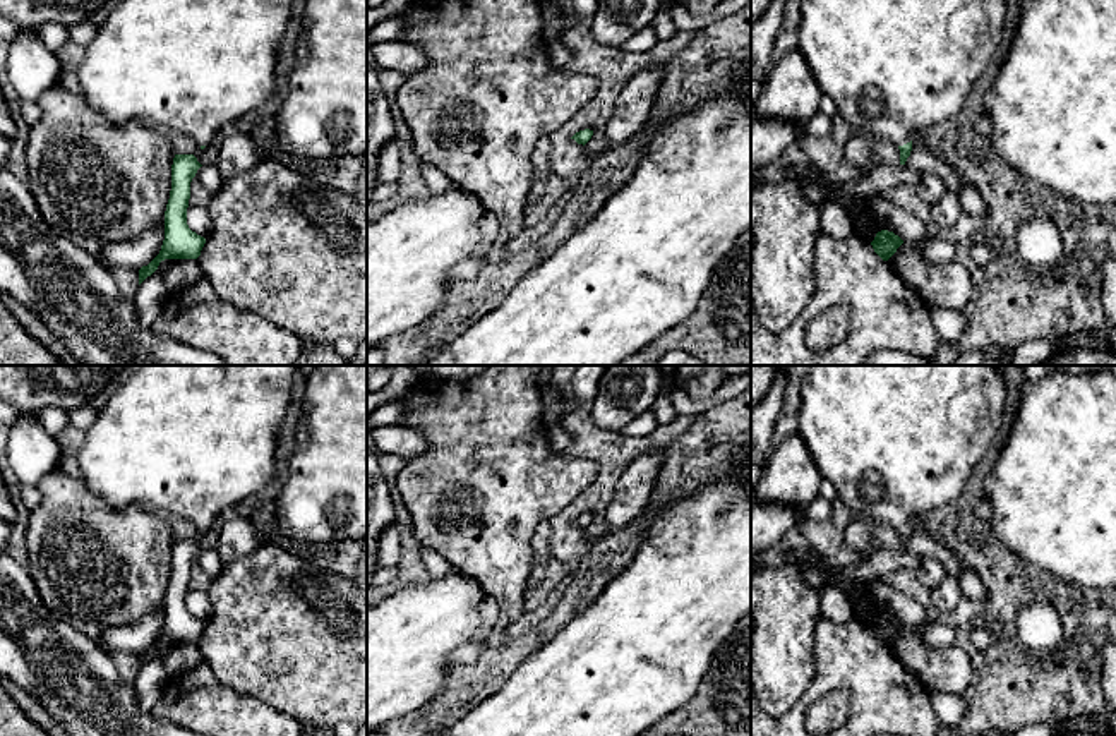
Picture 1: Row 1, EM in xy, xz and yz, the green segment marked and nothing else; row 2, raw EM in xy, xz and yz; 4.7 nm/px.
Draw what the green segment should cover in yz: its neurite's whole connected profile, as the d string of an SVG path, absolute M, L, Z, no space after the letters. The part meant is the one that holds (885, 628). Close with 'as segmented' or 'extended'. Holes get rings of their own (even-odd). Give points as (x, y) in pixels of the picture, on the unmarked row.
M888 614L878 616L874 624L871 626L874 636L883 645L888 645L902 628L903 628L903 624L898 619L895 619L893 616L888 616Z | as segmented

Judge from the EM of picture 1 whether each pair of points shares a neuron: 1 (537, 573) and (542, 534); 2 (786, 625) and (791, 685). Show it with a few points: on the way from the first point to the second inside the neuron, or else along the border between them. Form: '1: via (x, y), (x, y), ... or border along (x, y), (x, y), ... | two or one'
1: via (540, 563), (542, 544) | one
2: via (786, 640), (786, 669) | one

